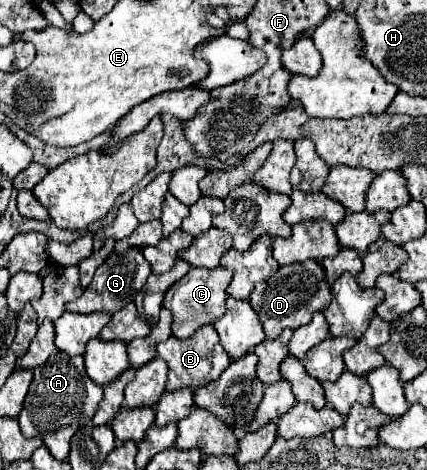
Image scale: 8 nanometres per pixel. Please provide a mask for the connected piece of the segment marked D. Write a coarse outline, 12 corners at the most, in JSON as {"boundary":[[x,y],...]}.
{"boundary":[[317,261],[281,265],[249,303],[267,339],[325,311]]}

